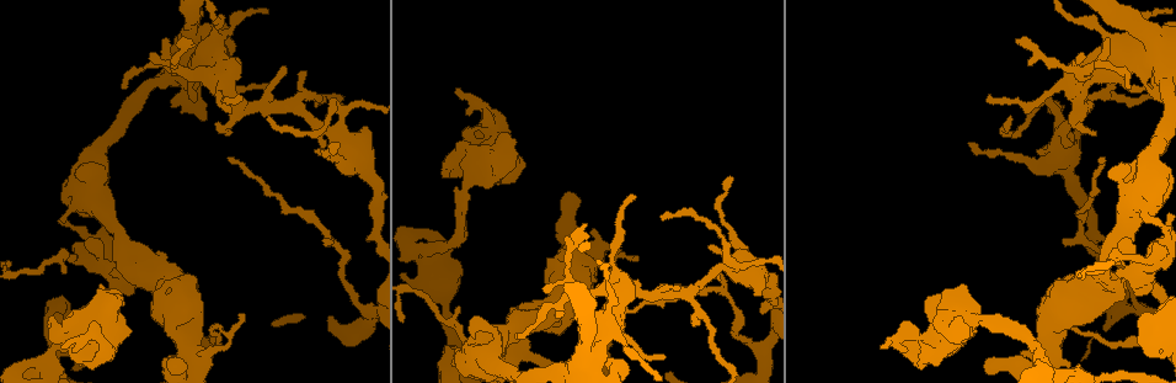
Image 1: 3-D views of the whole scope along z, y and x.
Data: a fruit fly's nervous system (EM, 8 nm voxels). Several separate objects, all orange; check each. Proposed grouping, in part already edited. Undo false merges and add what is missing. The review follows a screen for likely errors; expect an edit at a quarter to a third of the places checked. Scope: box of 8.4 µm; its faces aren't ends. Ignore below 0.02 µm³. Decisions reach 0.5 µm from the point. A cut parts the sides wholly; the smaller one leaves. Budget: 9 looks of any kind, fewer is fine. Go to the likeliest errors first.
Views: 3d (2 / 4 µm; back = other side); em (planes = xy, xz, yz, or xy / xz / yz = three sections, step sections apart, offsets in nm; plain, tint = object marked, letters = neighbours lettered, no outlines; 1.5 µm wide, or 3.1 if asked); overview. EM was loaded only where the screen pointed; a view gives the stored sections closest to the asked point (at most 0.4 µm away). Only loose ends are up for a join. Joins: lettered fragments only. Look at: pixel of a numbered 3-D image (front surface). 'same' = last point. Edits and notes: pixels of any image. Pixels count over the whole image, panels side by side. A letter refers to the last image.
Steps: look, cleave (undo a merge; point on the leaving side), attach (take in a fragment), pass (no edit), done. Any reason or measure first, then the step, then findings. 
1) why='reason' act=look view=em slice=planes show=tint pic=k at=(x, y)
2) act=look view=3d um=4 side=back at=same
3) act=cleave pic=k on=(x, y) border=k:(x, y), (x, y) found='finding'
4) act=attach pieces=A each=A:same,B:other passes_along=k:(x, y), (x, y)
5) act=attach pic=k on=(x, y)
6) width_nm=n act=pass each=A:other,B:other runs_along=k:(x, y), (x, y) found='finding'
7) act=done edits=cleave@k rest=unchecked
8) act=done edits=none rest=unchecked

why='branch stops here' act=look view=em slice=xy step=8 show=letters pic=1 at=(457, 90)

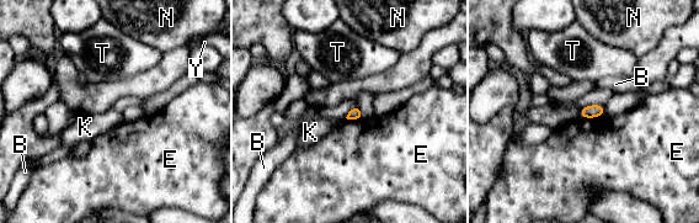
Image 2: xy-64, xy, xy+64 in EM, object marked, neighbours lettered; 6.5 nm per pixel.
longest_contact=E:170nm act=pass each=B:other,E:other,K:other,N:other,T:other,Y:other border=2:(604, 112), (595, 117), (580, 117) found='no lettered fragment goes on from it'

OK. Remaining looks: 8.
act=look view=em slice=xy step=4 show=tint pic=1 at=(152, 53)

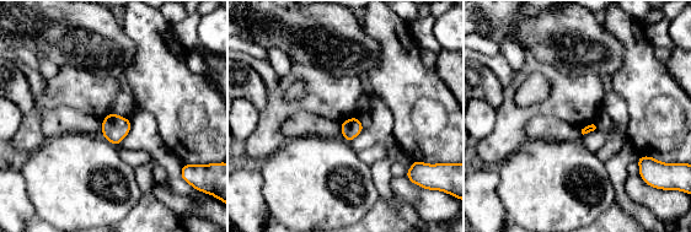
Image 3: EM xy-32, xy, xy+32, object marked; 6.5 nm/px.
act=look view=em slice=planes show=letters at=same

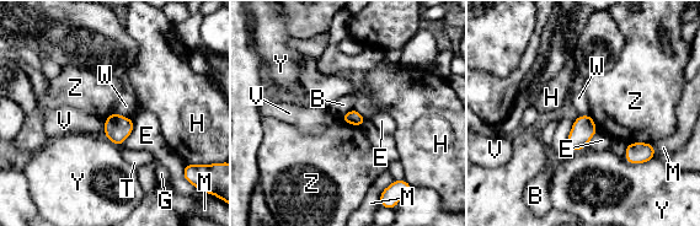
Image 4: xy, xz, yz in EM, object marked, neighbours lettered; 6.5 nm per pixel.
act=pass each=B:other,E:other,G:other,H:other,M:other,T:other,V:other,W:other,Y:other,Z:other found='no lettered fragment goes on from it'

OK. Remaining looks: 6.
why='free end' act=look view=em slice=planes show=letters pic=1 at=(242, 313)

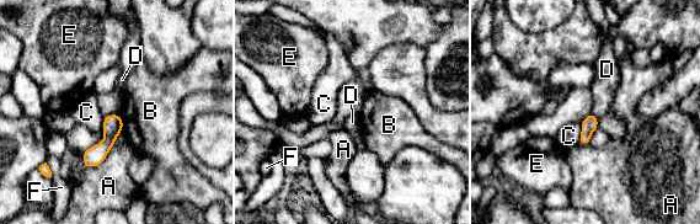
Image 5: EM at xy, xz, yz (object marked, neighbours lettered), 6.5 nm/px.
longest_contact=A:260nm act=pass each=A:other,B:other,C:other,D:other,E:other,F:other border=5:(592, 112), (598, 117) found='none of them fits'

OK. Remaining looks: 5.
why='free end' act=look view=em slice=planes show=letters pic=1 at=(1094, 133)

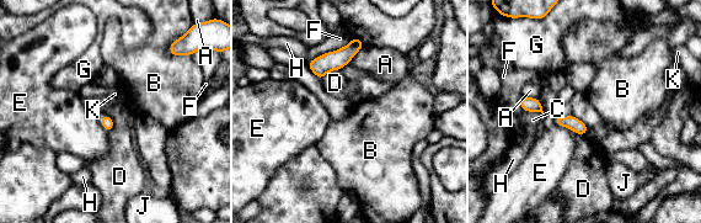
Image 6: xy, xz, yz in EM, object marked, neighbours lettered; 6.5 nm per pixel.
act=pass each=A:other,B:other,C:other,D:other,E:other,F:other,G:other,H:other,J:other,K:other border=6:(340, 69), (332, 69), (321, 80) found='none of them fits'

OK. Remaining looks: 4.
act=done edits=none rest=unchecked

